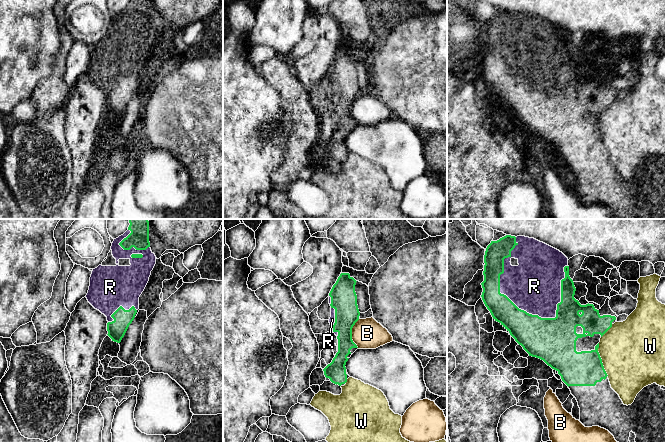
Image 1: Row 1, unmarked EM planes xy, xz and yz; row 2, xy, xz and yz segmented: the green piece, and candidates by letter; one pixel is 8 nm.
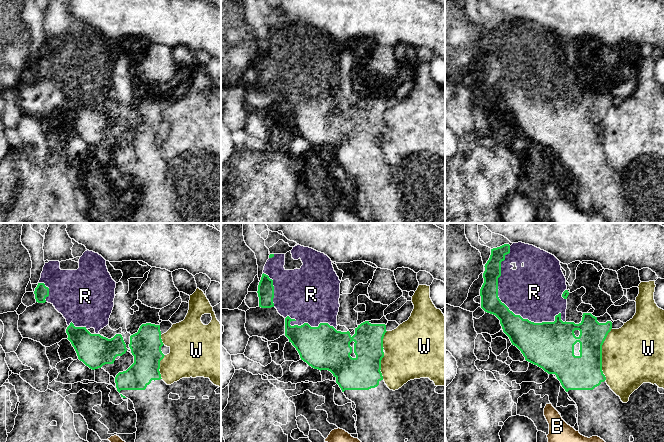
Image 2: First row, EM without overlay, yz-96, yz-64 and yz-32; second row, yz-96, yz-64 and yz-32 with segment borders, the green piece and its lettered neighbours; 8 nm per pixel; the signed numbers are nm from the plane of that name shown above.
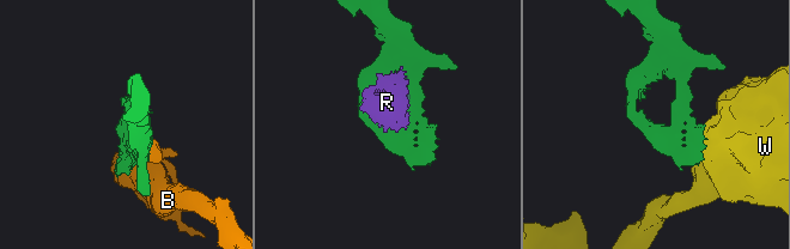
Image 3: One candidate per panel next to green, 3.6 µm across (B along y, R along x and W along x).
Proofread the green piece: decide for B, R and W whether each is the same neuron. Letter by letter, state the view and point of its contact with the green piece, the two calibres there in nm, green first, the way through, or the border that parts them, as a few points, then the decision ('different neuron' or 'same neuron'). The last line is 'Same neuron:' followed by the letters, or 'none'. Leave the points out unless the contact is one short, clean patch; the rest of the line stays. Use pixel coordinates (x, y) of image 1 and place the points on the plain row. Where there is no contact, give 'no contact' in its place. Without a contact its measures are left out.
B: contact xz (351, 109); calibres 190 and 240 nm; different neuron
R: contact yz (499, 67); calibres 200 and 380 nm; same neuron
W: contact yz (601, 136); calibres 280 and 500 nm; border yz (598, 119), (598, 129), (607, 152); different neuron
Same neuron: R

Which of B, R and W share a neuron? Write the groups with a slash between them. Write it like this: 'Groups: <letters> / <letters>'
Groups: B / R / W

